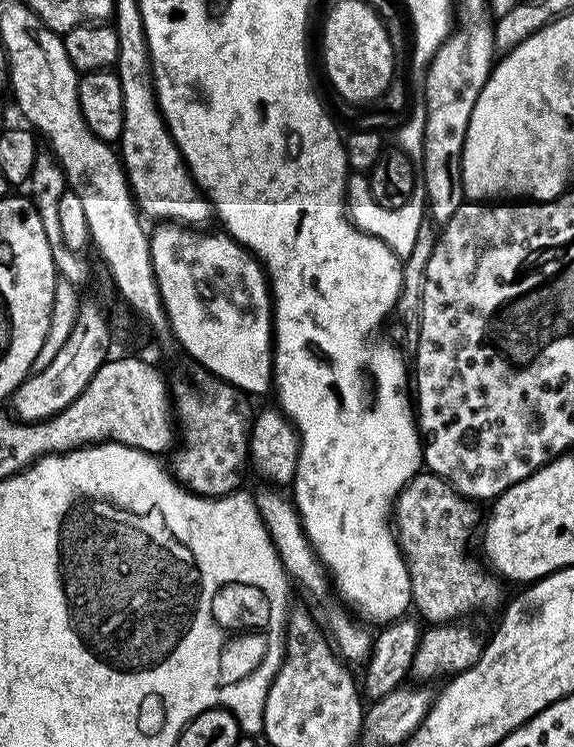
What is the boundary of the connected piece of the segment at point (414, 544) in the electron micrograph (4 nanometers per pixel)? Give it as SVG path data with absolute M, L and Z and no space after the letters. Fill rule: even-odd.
M427 470L417 472L396 497L394 531L410 574L412 603L415 611L420 611L428 619L429 625L459 621L460 612L468 612L471 608L499 609L505 599L504 592L500 589L501 581L491 571L485 570L479 559L472 560L468 553L468 543L475 532L477 535L482 524L482 512L480 516L476 508L479 508L477 501L452 491L452 485L448 481Z

